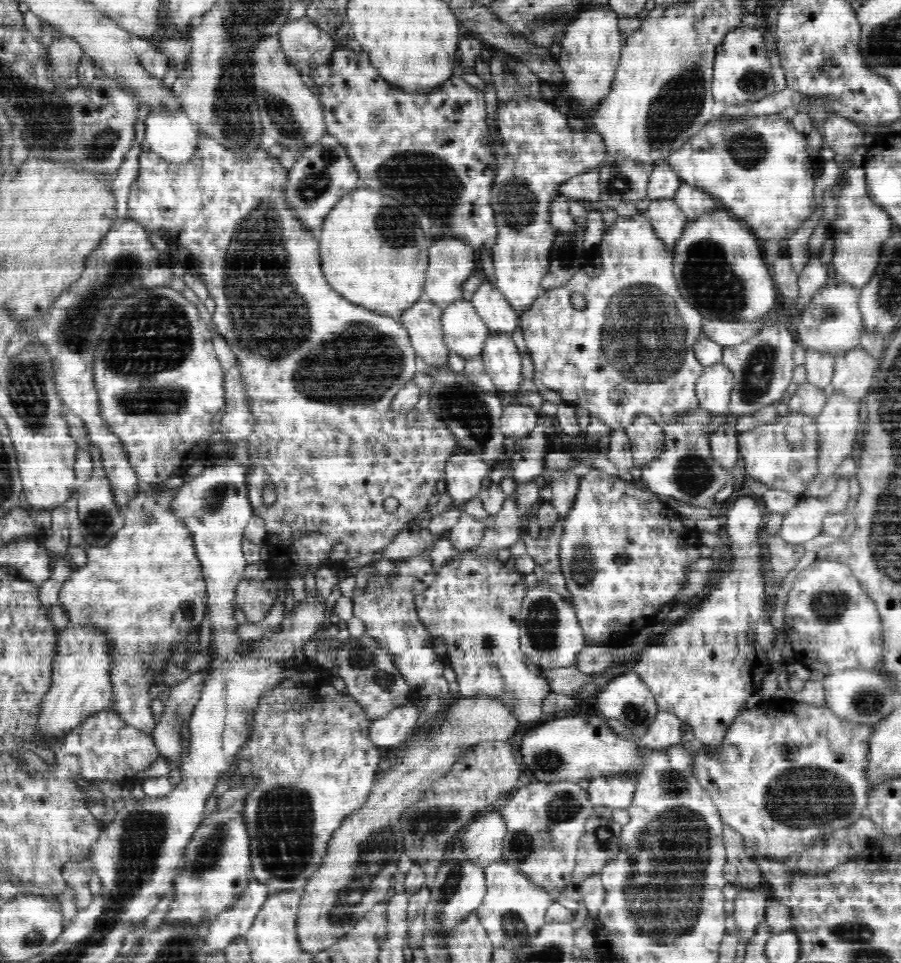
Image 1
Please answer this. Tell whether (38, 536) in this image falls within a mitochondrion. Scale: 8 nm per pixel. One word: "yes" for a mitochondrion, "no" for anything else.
no

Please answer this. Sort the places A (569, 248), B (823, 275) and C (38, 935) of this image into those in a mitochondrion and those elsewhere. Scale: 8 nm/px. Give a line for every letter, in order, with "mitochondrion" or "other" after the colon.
A: mitochondrion
B: other
C: mitochondrion

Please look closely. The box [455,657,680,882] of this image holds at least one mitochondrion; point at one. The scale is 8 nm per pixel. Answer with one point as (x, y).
(565, 806)

